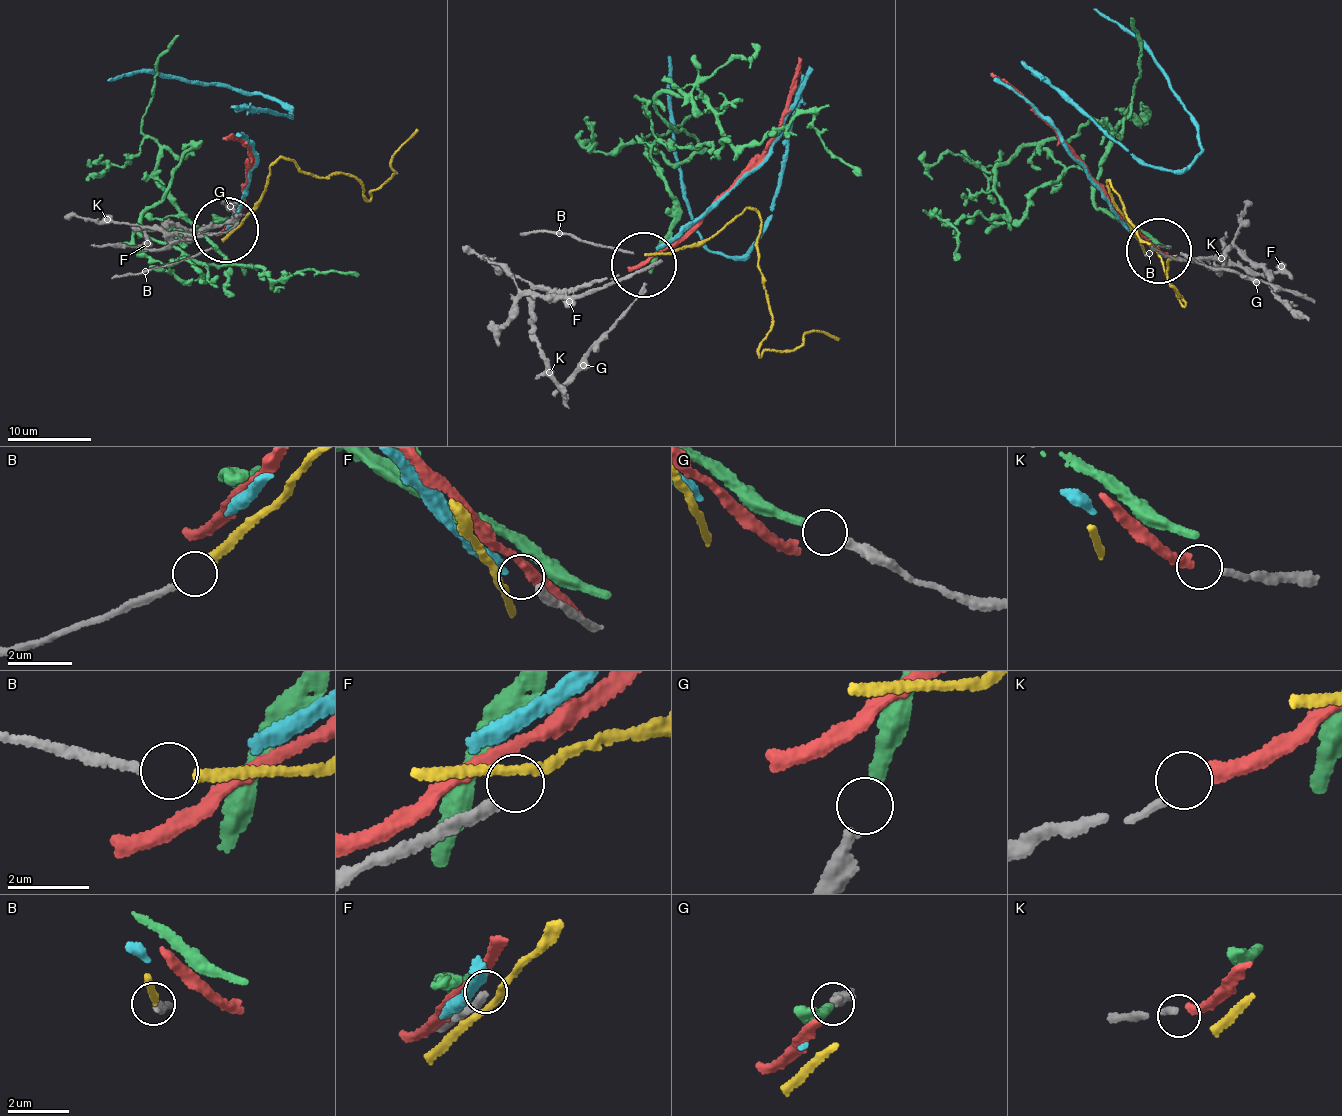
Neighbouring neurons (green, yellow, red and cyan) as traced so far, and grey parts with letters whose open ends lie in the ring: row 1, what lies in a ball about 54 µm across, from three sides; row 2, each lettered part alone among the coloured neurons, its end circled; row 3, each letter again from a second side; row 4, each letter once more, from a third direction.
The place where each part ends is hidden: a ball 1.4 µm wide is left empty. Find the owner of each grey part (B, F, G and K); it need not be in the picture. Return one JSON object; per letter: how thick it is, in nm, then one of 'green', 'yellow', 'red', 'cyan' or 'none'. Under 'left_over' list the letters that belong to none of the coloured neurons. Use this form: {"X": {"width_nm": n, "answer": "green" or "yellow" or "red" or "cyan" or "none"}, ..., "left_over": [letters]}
{"B": {"width_nm": 180, "answer": "yellow"}, "F": {"width_nm": 280, "answer": "none"}, "G": {"width_nm": 320, "answer": "green"}, "K": {"width_nm": 190, "answer": "red"}, "left_over": ["F"]}

